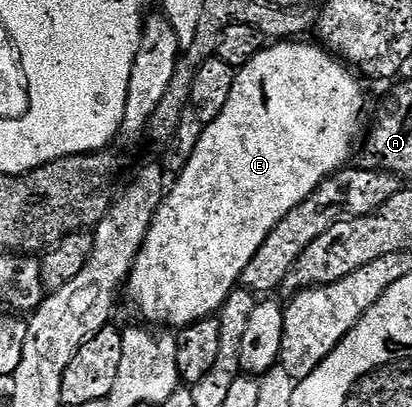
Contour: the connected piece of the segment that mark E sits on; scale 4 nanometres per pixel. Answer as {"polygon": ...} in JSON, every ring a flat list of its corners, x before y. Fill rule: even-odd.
{"polygon":[[307,41,272,42,264,46,257,57,253,57,253,61,236,70,233,89,229,92,229,101,225,101,225,109,221,109,221,117,204,126,201,141,197,141,197,149,193,149,193,157,189,157,189,165,185,165,183,172,172,182,175,184,172,187,170,184,169,190,164,194,163,204,153,217,143,248,139,250,139,256,131,266,131,273,125,284,126,294,127,291,131,294,136,309,148,319,144,319,148,324,162,325,167,329,182,329,199,319,212,318,227,300,229,293,236,290,237,284,242,280,245,265,253,261,265,237,269,237,275,226,286,215,293,213,293,209,297,209,297,205,309,198,327,178,336,175,352,162,351,150,354,147,356,150,357,140,360,138,359,122,363,119,363,87,359,84,360,76,344,60,332,55,318,42,303,42]]}

